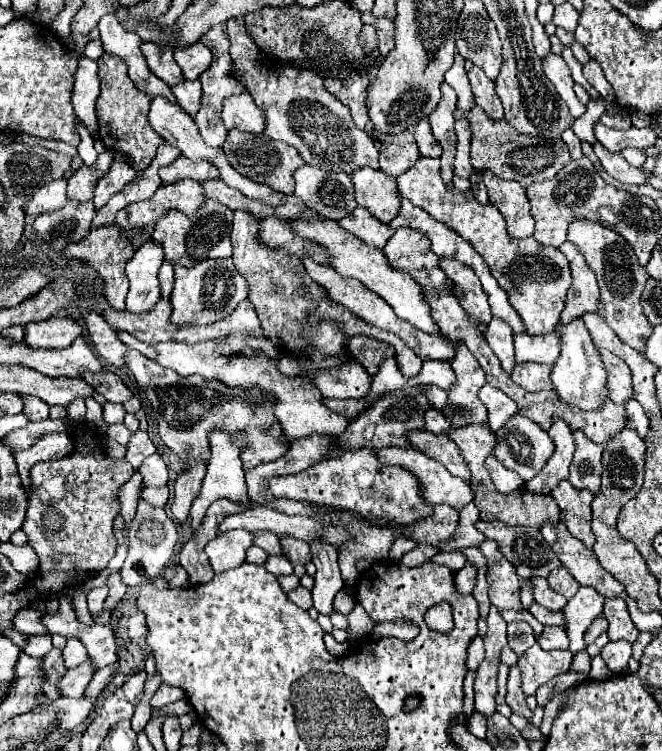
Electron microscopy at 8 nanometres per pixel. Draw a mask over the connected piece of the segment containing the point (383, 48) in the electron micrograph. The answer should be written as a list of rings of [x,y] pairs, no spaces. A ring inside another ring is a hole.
[[[364,12],[362,20],[366,24],[372,24],[376,28],[376,36],[378,36],[378,50],[380,56],[384,58],[392,48],[394,48],[394,22],[386,20],[386,18],[374,18],[372,12]]]

